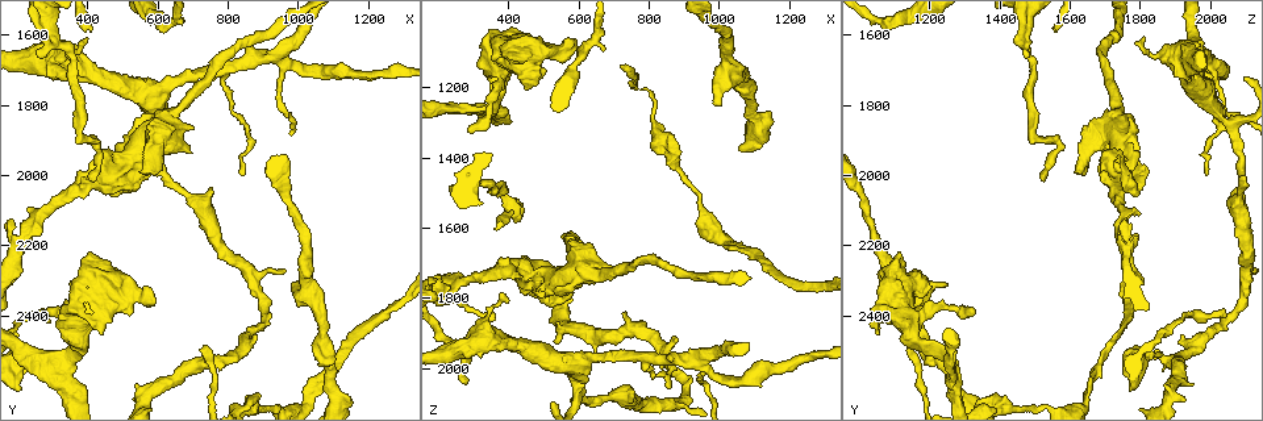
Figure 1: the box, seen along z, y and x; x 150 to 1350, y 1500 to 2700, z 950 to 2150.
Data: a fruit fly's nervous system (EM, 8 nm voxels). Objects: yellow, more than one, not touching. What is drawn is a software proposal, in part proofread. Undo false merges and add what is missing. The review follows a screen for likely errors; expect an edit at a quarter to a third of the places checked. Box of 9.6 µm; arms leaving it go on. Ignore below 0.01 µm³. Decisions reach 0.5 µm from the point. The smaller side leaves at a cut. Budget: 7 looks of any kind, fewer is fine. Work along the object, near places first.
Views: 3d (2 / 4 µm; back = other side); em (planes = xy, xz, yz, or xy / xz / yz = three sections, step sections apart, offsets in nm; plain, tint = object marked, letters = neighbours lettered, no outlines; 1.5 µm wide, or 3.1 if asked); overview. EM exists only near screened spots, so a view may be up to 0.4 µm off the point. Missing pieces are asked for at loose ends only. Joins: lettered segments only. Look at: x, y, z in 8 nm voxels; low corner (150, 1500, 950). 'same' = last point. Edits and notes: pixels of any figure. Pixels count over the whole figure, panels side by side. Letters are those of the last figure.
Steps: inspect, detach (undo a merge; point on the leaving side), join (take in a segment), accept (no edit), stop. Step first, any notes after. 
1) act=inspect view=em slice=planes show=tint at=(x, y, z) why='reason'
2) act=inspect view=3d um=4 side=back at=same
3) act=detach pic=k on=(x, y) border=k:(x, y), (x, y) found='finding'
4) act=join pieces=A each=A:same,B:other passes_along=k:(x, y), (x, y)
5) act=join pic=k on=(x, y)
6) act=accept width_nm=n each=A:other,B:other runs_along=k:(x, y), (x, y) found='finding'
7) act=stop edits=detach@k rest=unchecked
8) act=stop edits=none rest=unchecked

act=inspect view=em slice=planes show=letters at=(870, 2460, 1930) why='tapers out'

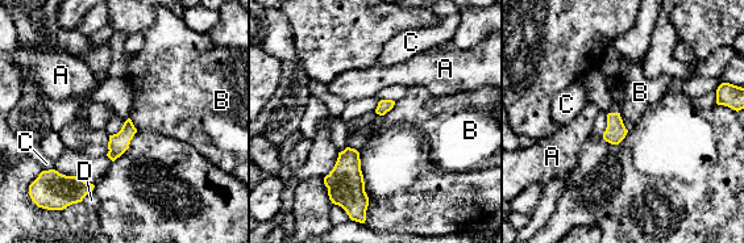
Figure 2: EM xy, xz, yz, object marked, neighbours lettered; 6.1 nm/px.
act=accept longest_contact=B:120nm each=A:other,B:other,C:other,D:other found='none of them fits'

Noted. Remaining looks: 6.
act=inspect view=3d um=4 at=(360, 2500, 1850) why='free end'

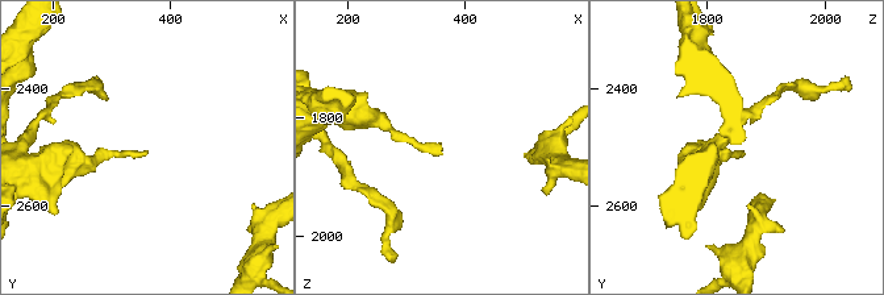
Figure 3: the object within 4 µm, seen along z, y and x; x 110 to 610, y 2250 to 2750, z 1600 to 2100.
act=inspect view=em slice=xz step=8 show=tint at=(365, 2505, 1860)

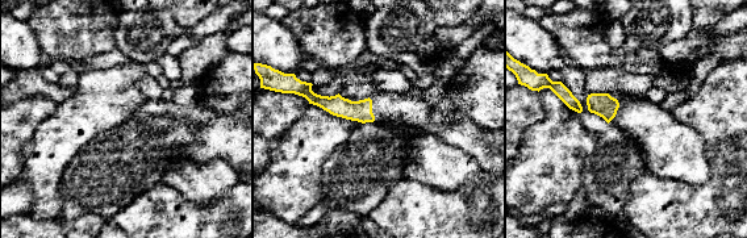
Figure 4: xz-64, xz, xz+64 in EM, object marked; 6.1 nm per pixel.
act=inspect view=em slice=planes show=letters at=same why='cut it another way'

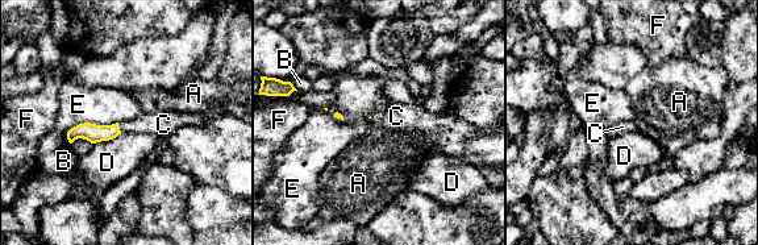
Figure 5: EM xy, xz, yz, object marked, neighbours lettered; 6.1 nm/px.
act=join pieces=C each=A:other,B:other,C:same,D:other,E:other,F:other found='it goes on there'

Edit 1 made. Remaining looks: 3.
act=inspect view=em slice=planes show=plain at=(990, 2310, 1250) why='an open end'

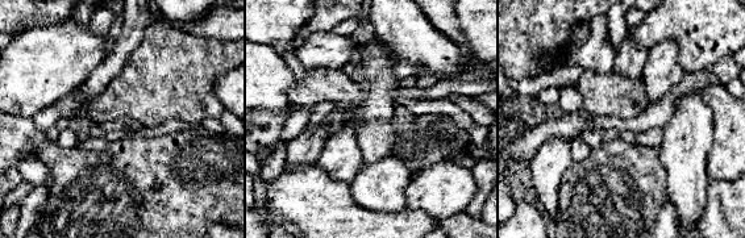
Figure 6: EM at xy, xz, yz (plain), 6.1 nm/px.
act=inspect view=em slice=planes show=letters at=same

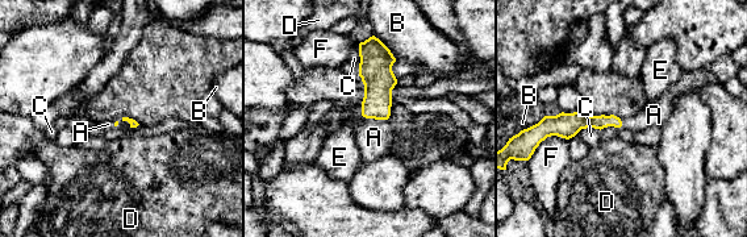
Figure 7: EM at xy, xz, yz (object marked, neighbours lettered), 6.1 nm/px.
act=join pieces=A each=A:same,B:other,C:other,D:other,E:other,F:other passes_along=7:(379, 80), (371, 117), (374, 137) found='the neuron continues'

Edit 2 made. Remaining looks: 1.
act=stop edits=join@5,join@7 rest=unchecked

